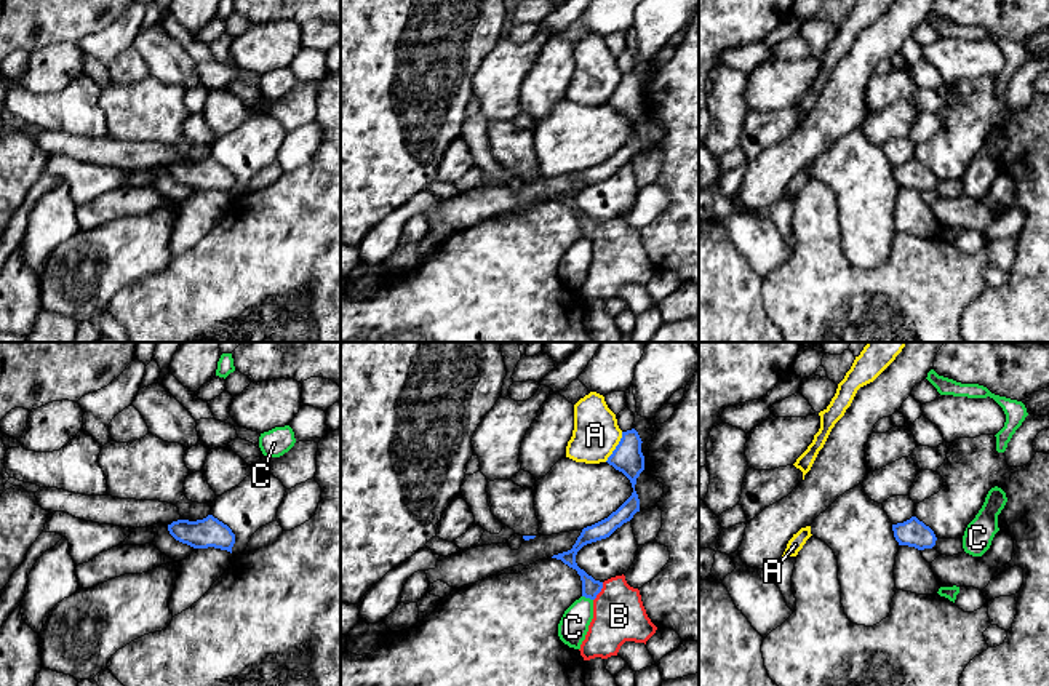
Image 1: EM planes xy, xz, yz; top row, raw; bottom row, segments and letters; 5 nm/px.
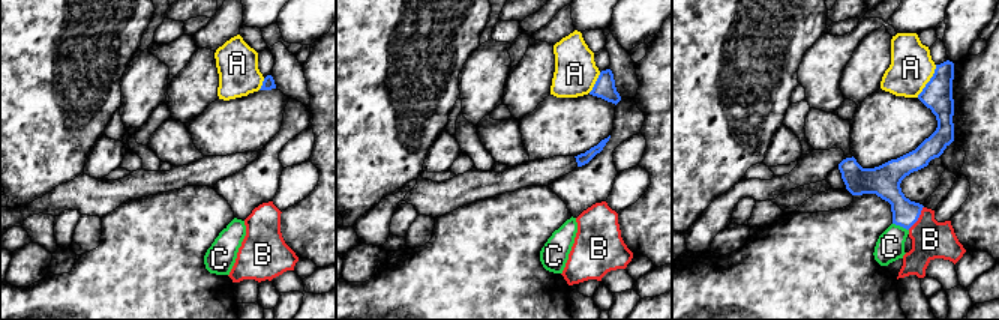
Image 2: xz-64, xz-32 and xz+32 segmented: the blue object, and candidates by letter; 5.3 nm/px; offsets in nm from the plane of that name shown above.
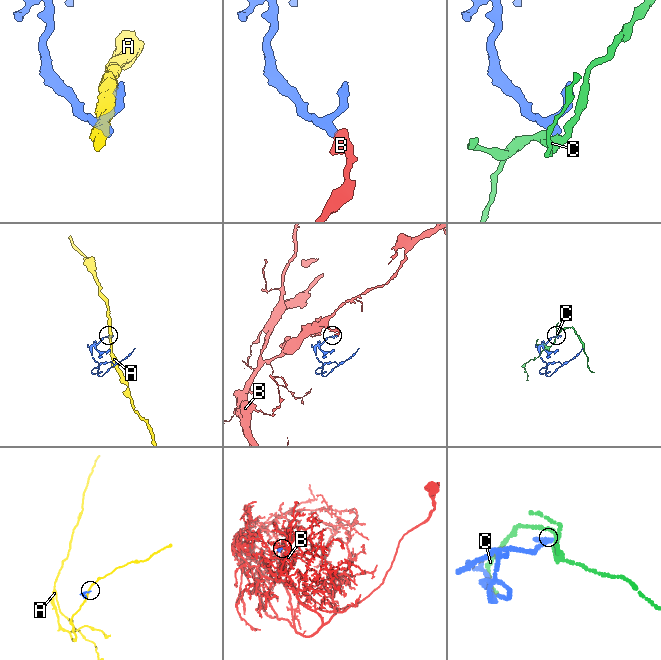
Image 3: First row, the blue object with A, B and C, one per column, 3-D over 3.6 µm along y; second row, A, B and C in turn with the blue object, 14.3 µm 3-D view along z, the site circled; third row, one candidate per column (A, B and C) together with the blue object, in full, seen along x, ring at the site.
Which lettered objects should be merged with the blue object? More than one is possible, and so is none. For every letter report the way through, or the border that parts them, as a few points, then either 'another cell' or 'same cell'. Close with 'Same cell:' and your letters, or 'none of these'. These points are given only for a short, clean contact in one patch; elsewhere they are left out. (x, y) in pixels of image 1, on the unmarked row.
A: along xz (622, 74), (616, 90), (605, 103) | another cell
B: across xz (590, 229), (598, 234), (619, 258) | same cell
C: along xz (582, 237), (592, 242) | another cell
Same cell: B

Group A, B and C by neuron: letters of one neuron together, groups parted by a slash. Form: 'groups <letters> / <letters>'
groups A / B / C

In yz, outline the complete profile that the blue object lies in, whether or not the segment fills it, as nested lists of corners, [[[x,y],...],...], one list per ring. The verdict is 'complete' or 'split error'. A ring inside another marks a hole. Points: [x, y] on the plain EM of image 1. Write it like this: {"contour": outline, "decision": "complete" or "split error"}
{"contour": [[[916,158],[903,165],[892,166],[894,179],[899,187],[915,189],[918,192],[932,190],[935,187],[934,173]]], "decision": "complete"}

